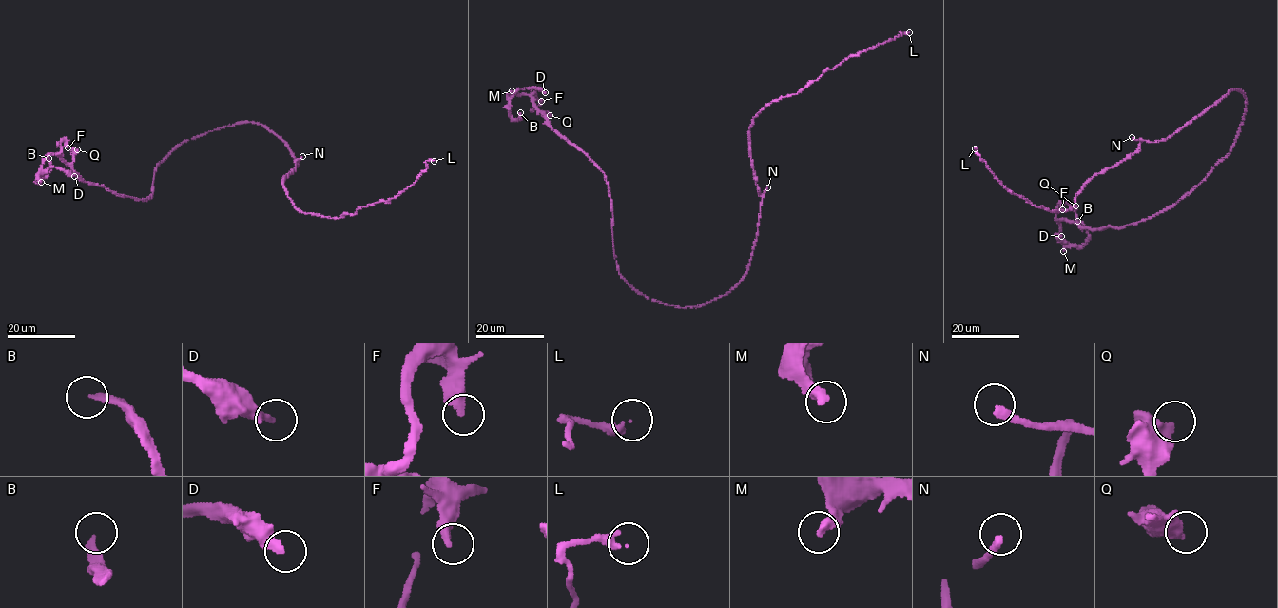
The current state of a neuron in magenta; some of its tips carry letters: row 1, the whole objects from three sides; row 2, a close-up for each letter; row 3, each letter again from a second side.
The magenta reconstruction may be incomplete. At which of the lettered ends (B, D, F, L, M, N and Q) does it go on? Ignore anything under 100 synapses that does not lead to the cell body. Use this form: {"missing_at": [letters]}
{"missing_at": ["N"]}

